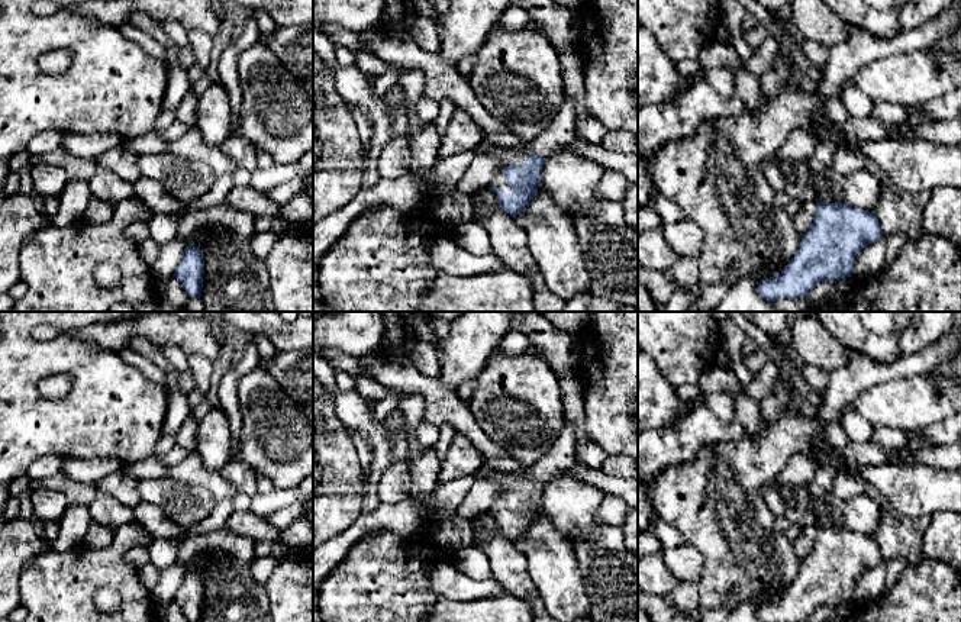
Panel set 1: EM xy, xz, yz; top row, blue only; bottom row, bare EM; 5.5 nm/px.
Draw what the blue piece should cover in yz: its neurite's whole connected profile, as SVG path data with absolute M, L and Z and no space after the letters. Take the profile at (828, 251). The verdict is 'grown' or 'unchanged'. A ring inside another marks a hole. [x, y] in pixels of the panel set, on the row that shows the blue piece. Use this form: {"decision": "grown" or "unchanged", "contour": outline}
{"decision": "grown", "contour": "M807 200L802 210L813 216L813 223L796 255L780 274L758 283L768 303L803 297L820 281L851 277L861 248L884 233L874 213L845 203Z"}

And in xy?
{"decision": "unchanged", "contour": "M186 245L181 262L174 277L180 281L188 297L200 297L203 287L204 260L197 246Z"}

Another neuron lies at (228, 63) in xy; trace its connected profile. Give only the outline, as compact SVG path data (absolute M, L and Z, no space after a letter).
M248 9L242 32L238 39L229 43L217 65L219 81L226 88L232 110L232 136L241 136L241 117L239 109L242 103L242 90L238 80L238 58L251 45L255 45L259 39L259 29L252 9Z

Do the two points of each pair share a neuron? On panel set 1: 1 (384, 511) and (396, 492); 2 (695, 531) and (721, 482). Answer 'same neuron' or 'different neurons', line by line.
1: different neurons
2: same neuron

